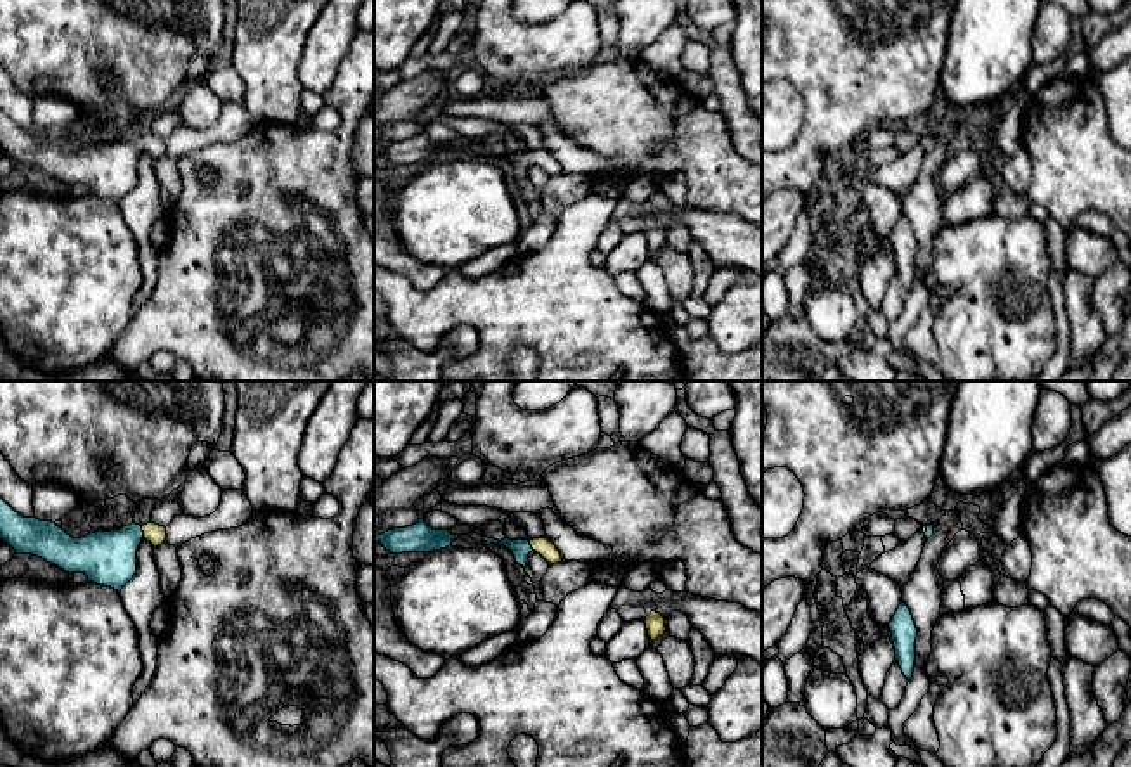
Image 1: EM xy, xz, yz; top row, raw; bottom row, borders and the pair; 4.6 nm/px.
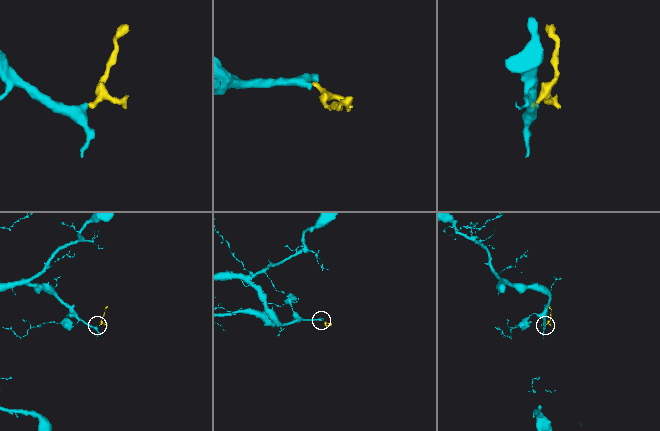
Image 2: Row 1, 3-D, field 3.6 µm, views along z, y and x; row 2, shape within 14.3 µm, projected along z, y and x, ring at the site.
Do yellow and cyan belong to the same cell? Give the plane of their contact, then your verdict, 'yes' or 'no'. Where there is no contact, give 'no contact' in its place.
xy | yes

